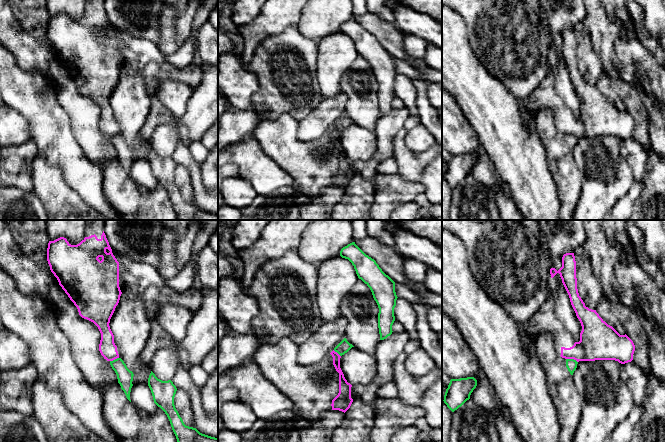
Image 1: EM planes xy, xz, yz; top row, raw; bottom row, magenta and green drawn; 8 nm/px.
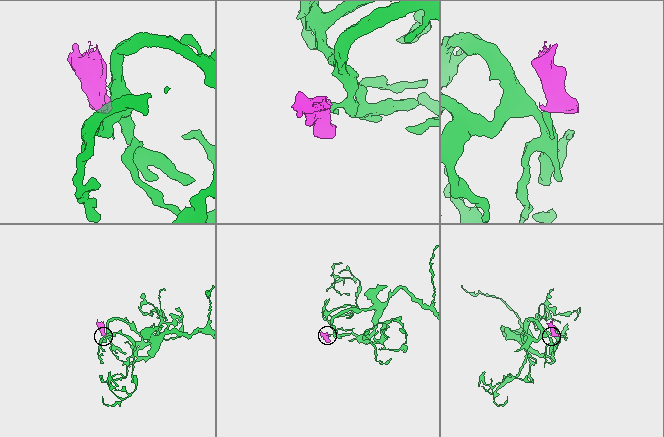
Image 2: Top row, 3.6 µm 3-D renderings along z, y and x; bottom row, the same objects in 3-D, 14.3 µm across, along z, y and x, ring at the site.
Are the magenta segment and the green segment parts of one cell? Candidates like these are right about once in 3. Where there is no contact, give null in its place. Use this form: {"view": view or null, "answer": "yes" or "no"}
{"view": "yz", "answer": "no"}

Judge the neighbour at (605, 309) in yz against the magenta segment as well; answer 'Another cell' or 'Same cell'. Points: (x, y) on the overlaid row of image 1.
Another cell

